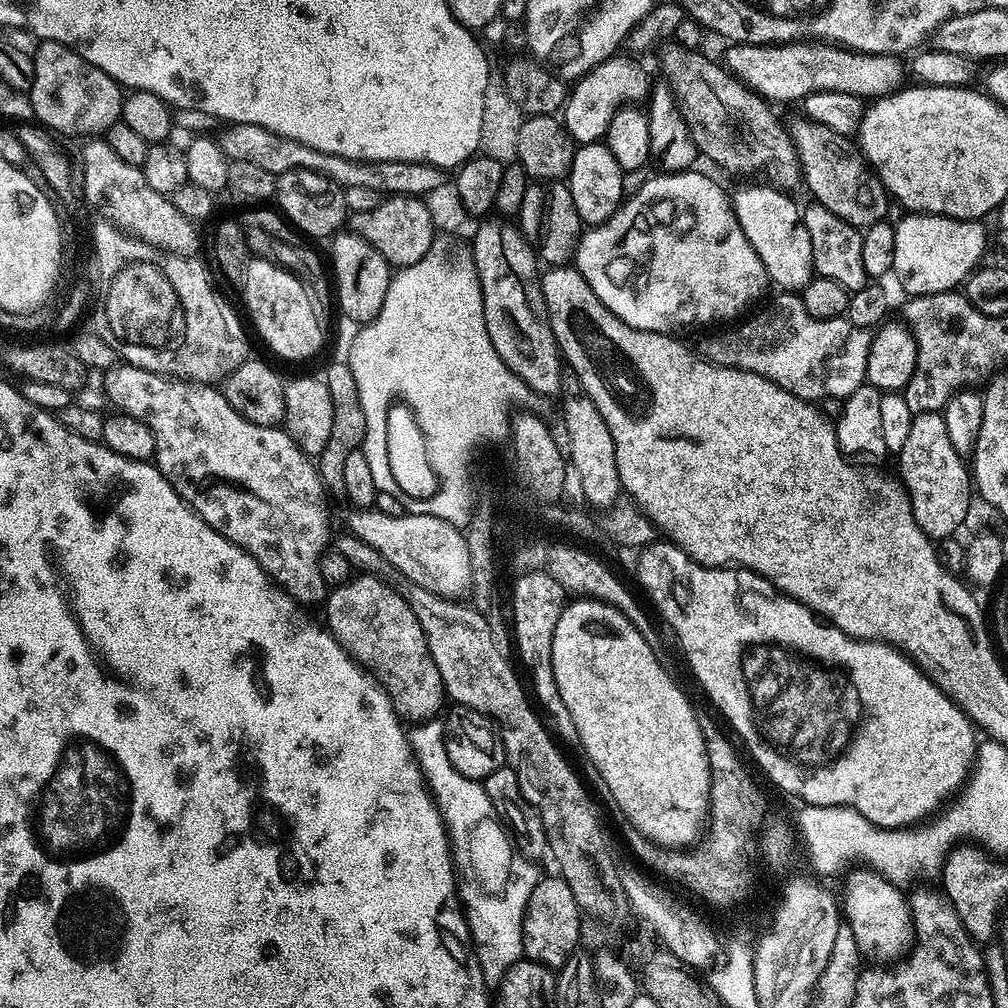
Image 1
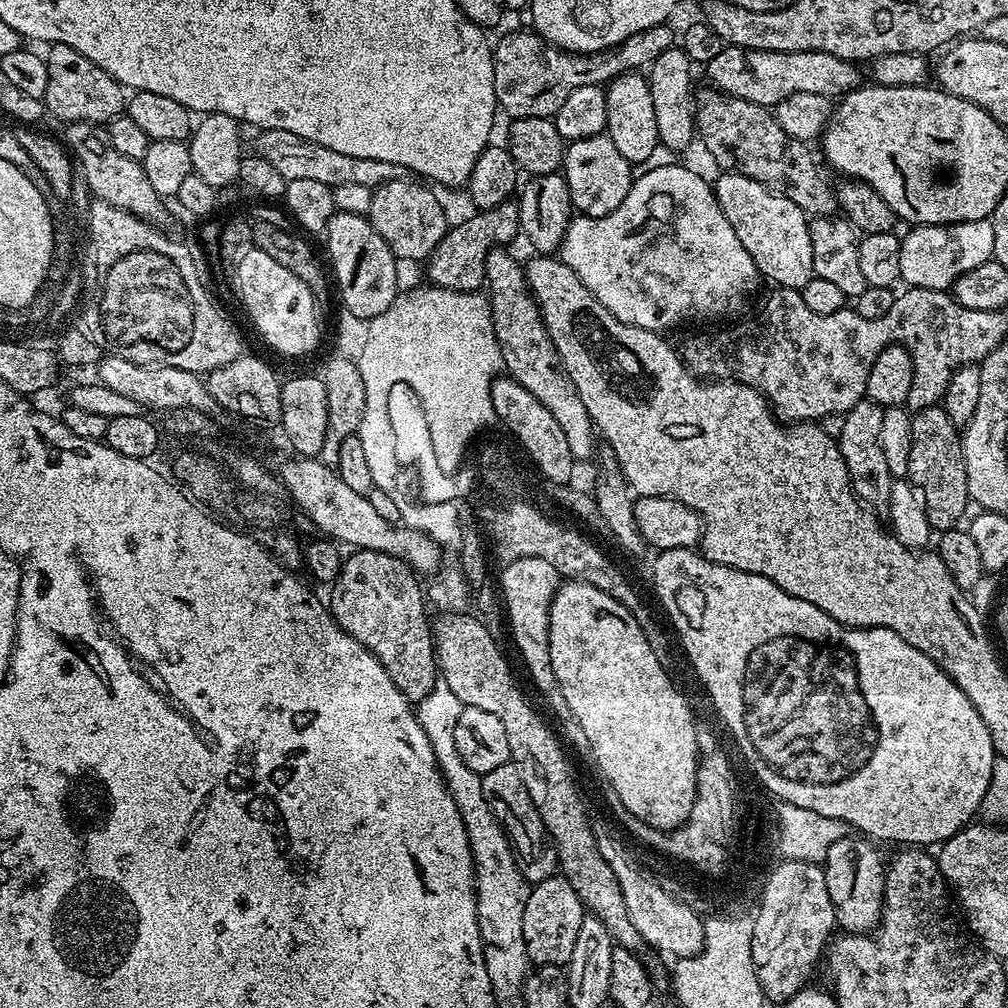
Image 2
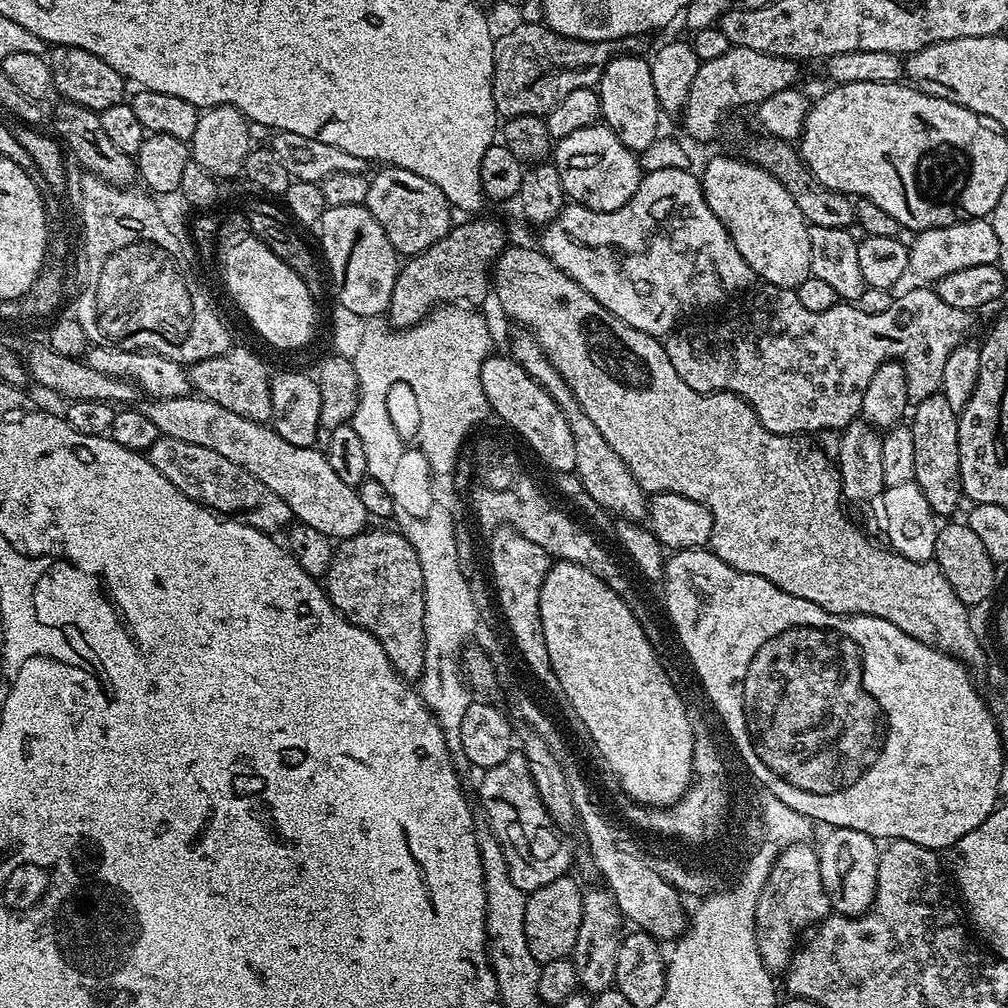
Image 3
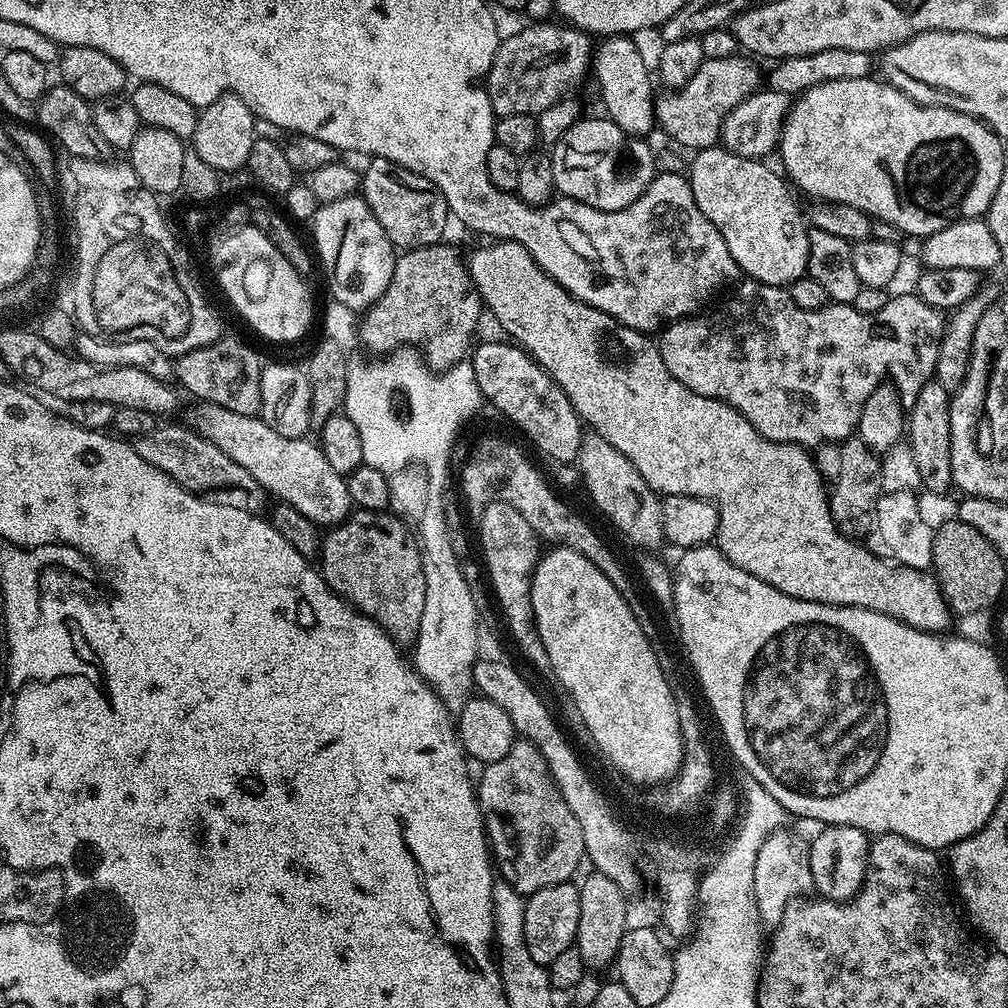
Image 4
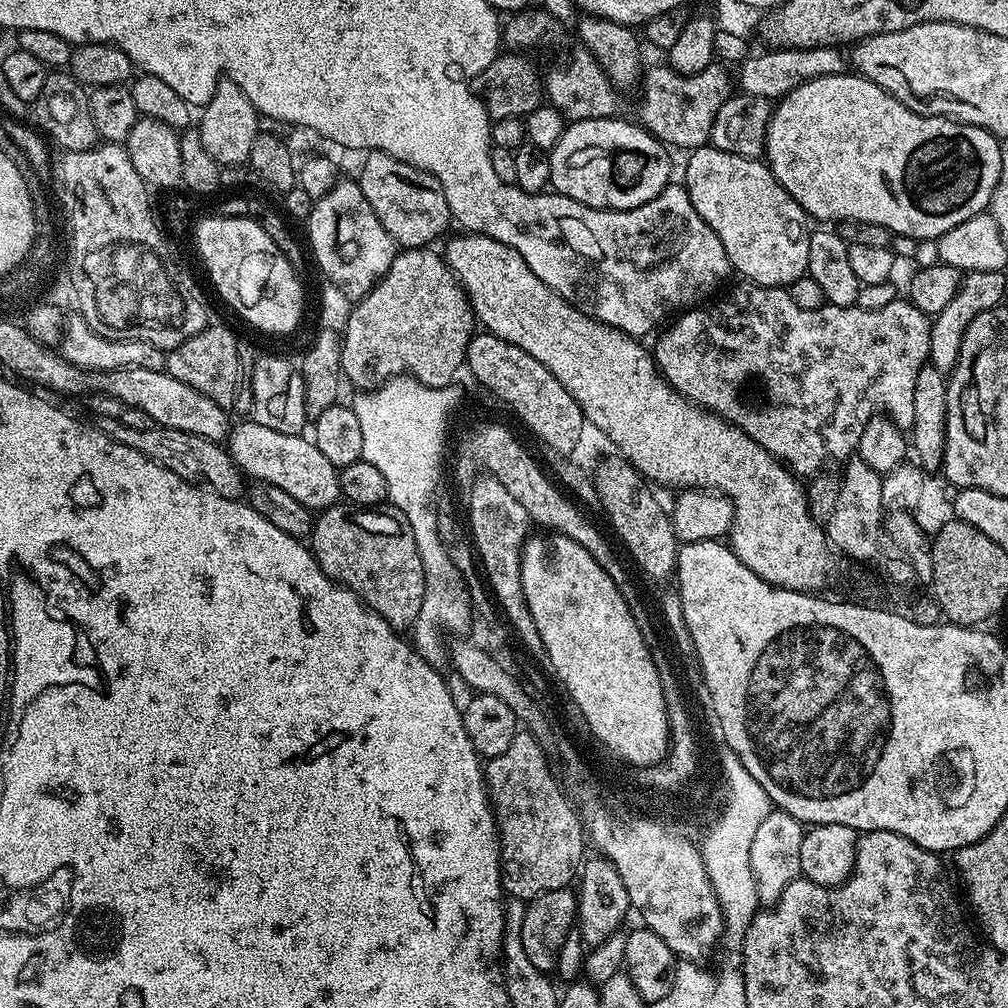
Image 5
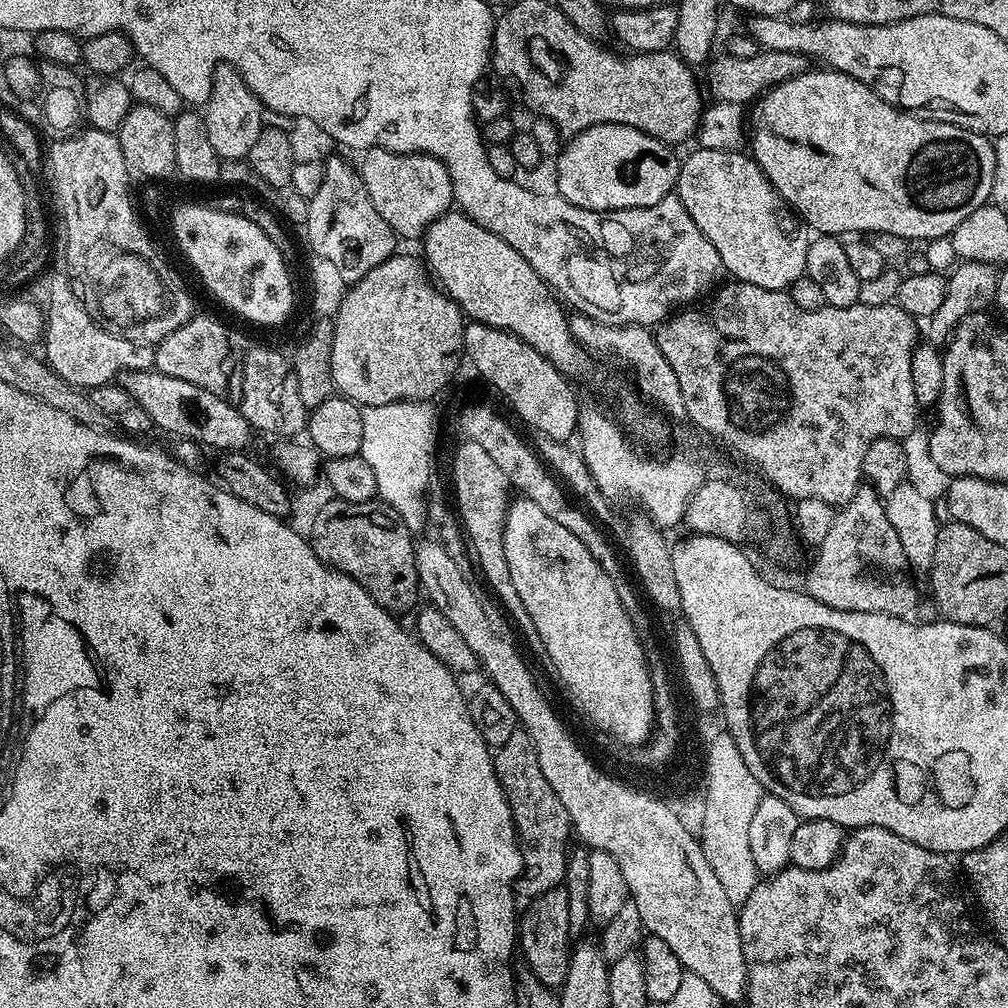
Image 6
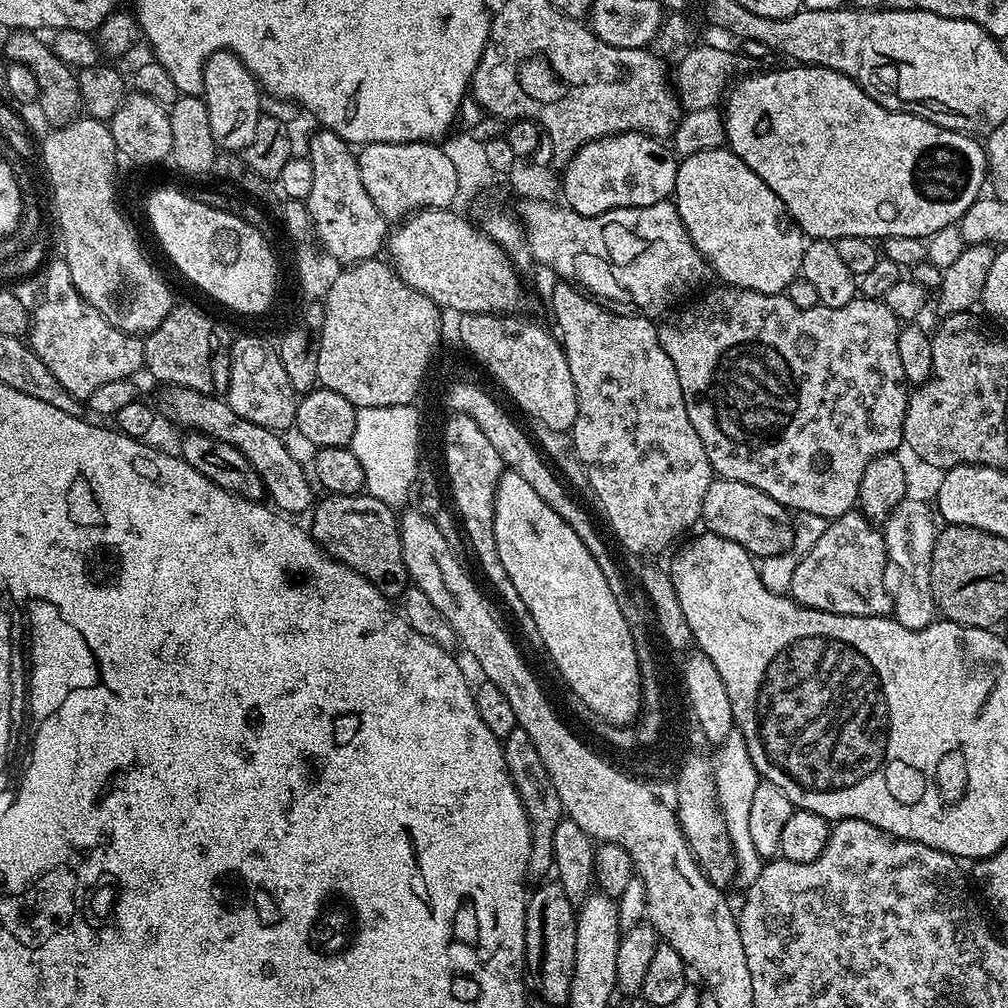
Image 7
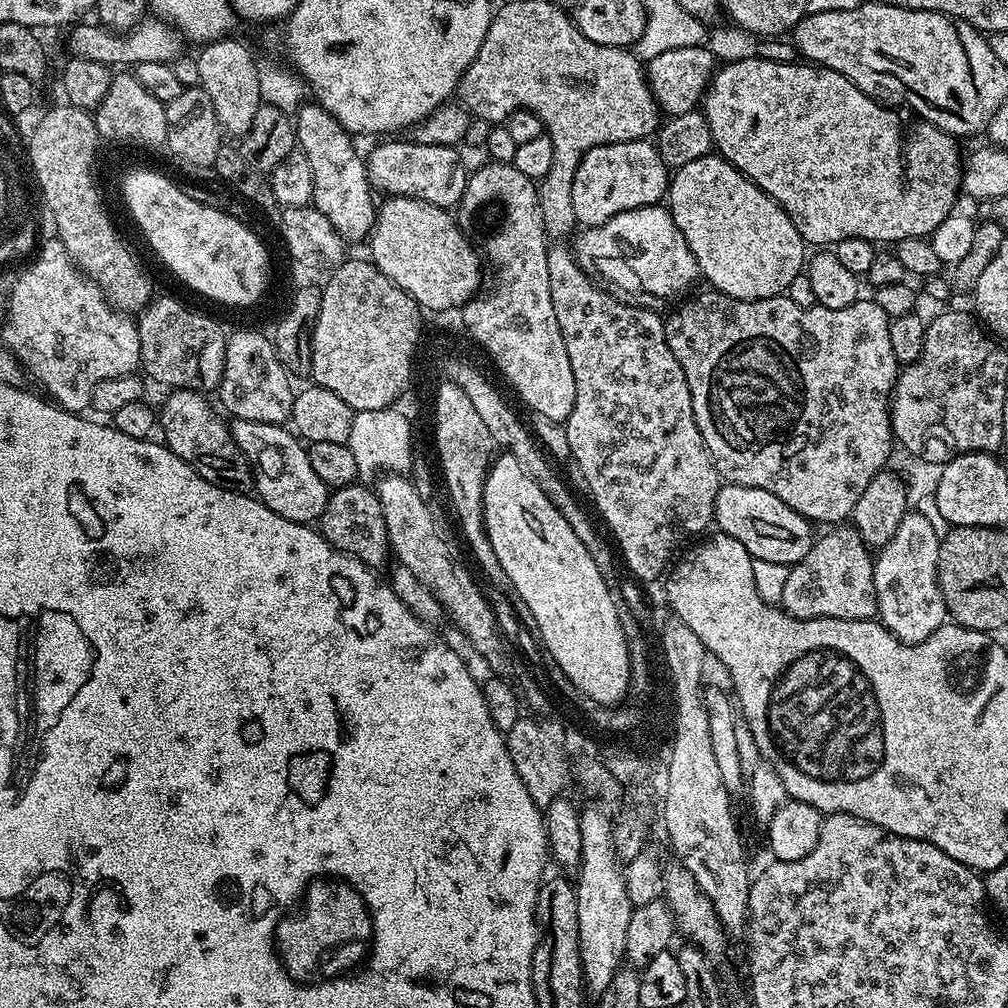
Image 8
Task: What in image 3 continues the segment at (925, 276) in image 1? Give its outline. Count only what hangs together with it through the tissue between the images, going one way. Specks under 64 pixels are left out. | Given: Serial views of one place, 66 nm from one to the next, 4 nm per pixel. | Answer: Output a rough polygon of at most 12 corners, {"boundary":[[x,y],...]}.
{"boundary":[[988,218],[915,233],[910,272],[934,282],[999,261]]}

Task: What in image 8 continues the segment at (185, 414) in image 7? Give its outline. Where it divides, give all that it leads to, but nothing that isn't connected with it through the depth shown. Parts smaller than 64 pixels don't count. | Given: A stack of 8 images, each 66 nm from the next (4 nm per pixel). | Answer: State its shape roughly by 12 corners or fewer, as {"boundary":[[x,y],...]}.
{"boundary":[[233,419],[254,492],[315,525],[330,489],[284,424]]}

